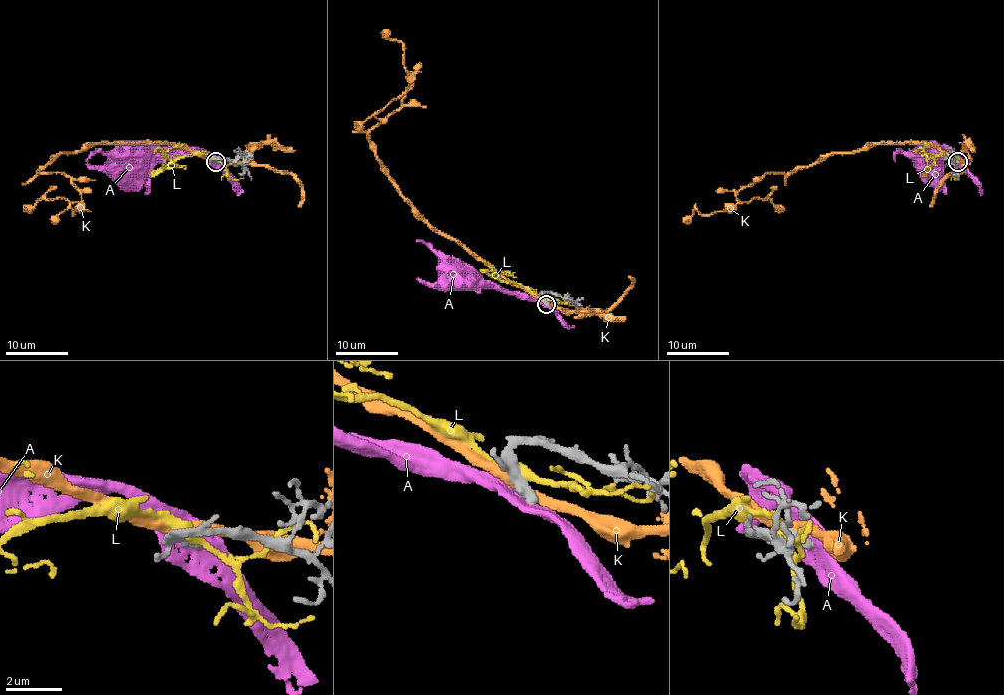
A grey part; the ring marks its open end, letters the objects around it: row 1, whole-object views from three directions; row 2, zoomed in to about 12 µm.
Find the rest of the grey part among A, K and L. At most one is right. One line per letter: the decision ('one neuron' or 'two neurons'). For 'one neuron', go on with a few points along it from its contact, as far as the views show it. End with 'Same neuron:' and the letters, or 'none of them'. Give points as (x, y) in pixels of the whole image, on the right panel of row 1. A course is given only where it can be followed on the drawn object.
A: two neurons
K: two neurons
L: two neurons
Same neuron: none of them

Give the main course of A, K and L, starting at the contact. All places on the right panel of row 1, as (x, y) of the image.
A: (959, 161), (949, 150), (929, 172), (931, 166)
K: (954, 159), (931, 144), (870, 142), (795, 172), (765, 172), (736, 203), (711, 214), (695, 208), (683, 222)
L: (952, 159), (948, 155), (938, 155), (926, 169), (931, 167)

